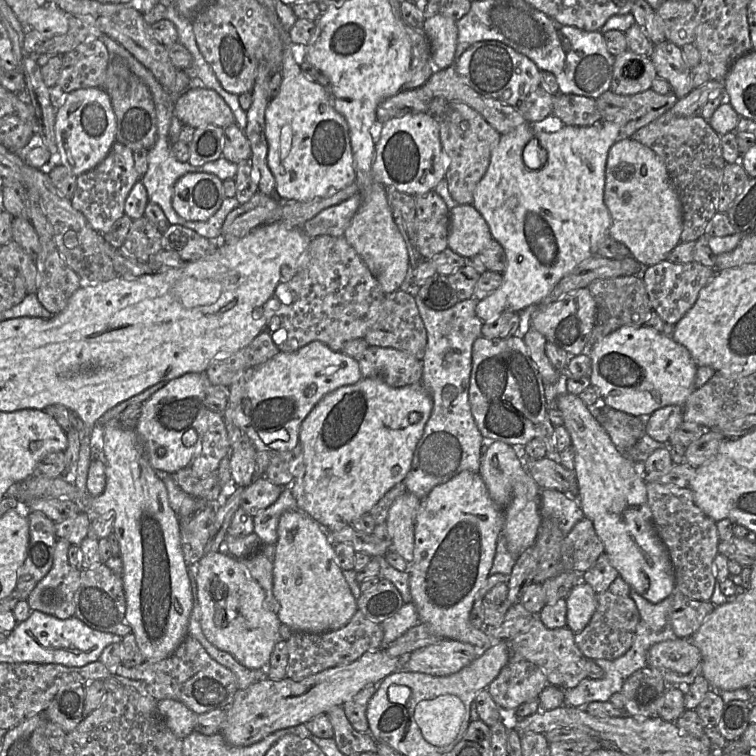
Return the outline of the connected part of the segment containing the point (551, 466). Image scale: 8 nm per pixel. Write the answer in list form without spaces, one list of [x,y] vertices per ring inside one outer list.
[[[548,458],[523,460],[526,470],[541,489],[556,489],[571,498],[576,497],[578,481],[574,470],[568,470],[561,463]]]

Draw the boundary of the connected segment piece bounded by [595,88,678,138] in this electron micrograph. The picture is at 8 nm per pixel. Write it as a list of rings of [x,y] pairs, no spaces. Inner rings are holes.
[[[649,88],[635,95],[618,95],[609,90],[595,100],[601,120],[617,123],[622,138],[631,138],[635,131],[669,111],[678,99],[673,93],[662,95]]]

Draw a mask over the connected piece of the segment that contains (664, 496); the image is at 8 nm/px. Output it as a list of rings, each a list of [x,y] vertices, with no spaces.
[[[653,481],[646,482],[646,489],[655,530],[666,546],[674,568],[676,589],[691,599],[710,601],[717,581],[714,559],[720,538],[716,522],[696,505],[690,487]]]

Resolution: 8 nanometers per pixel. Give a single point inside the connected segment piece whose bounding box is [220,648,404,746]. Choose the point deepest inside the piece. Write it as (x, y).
(267, 706)

